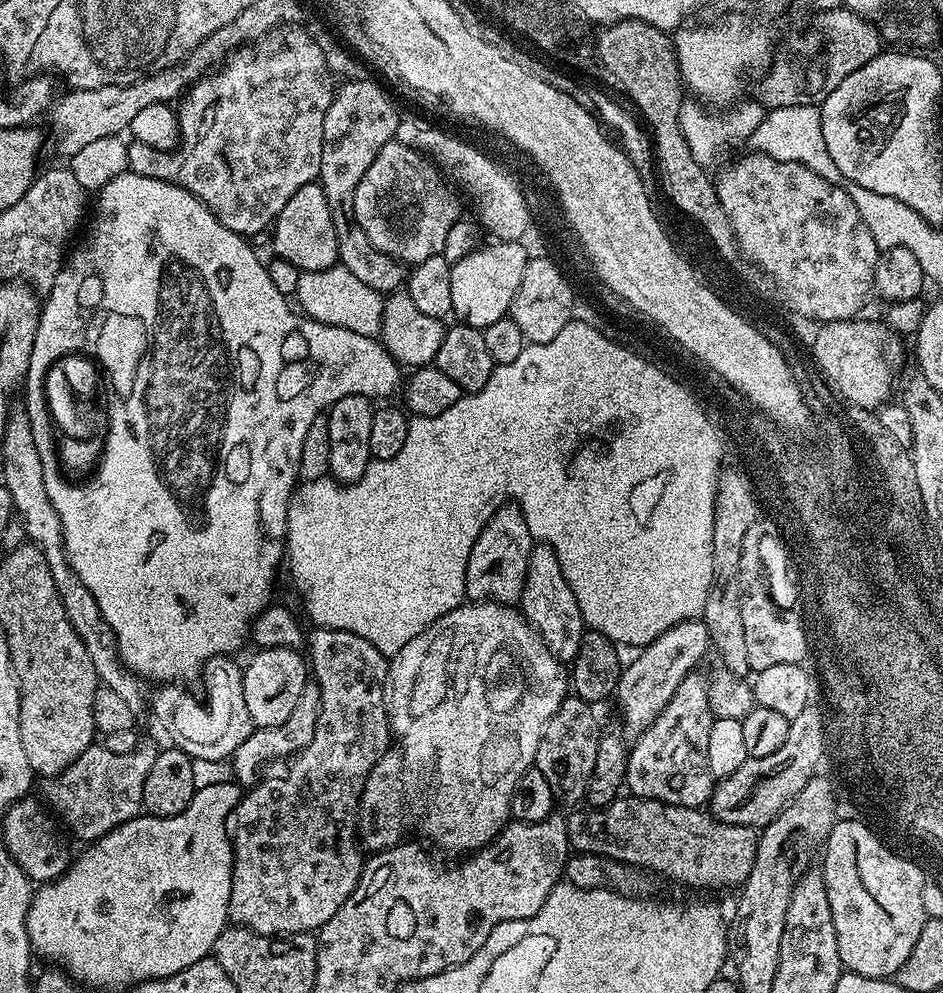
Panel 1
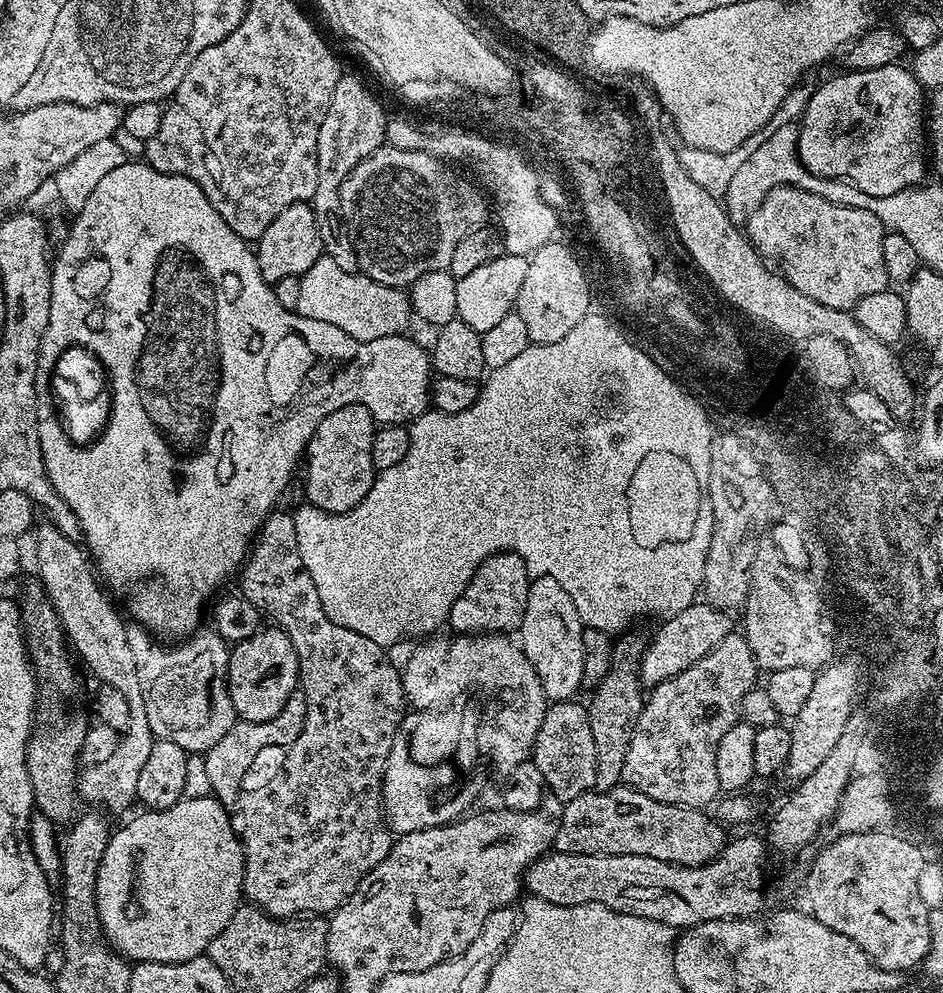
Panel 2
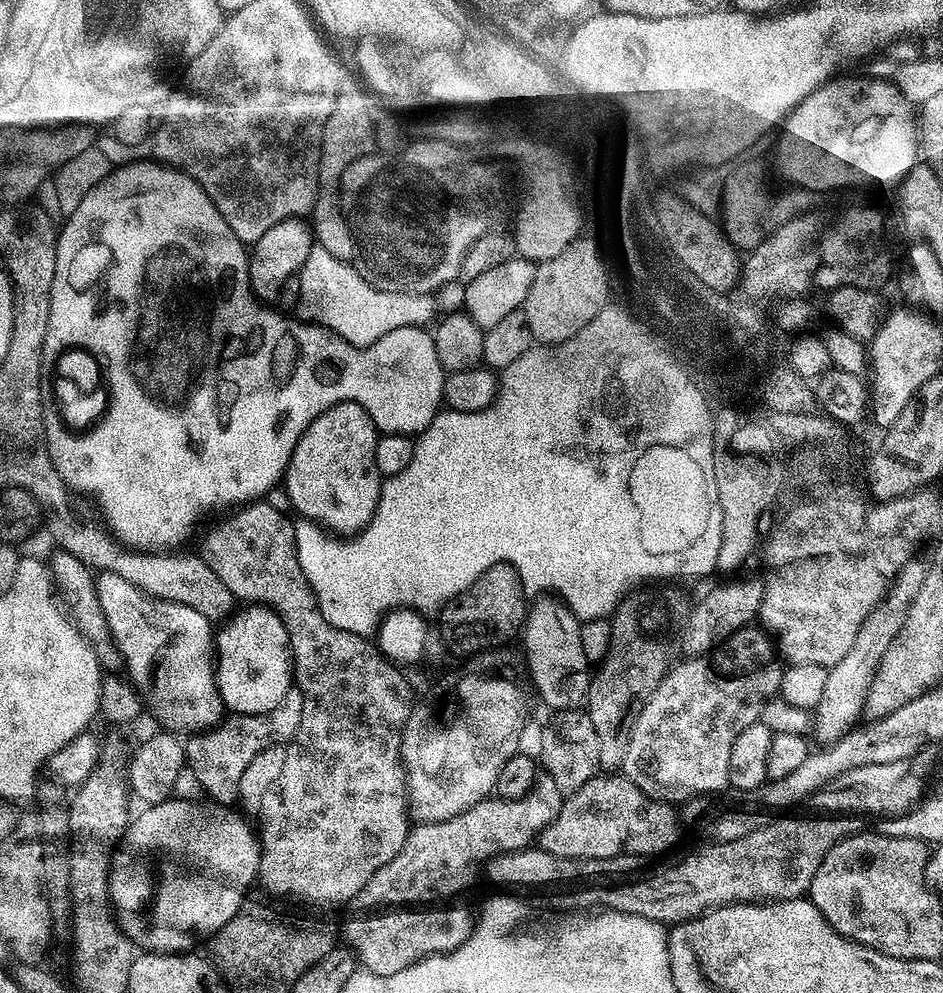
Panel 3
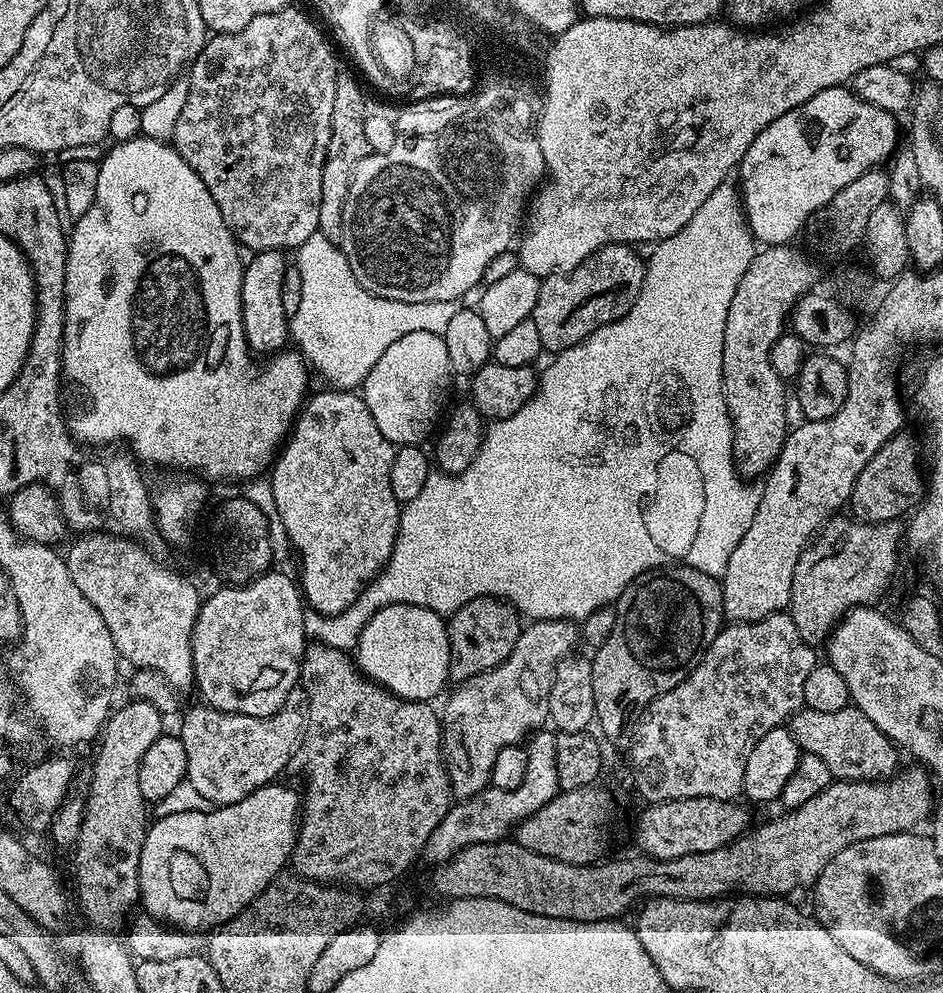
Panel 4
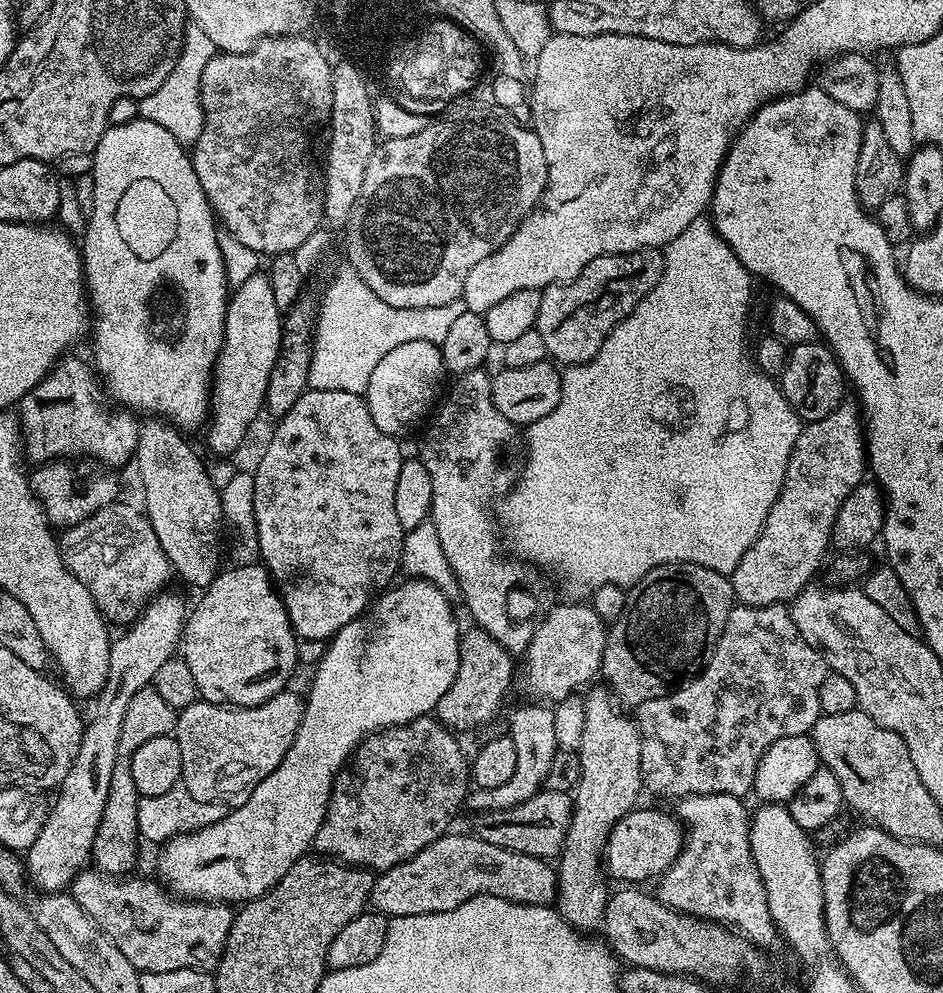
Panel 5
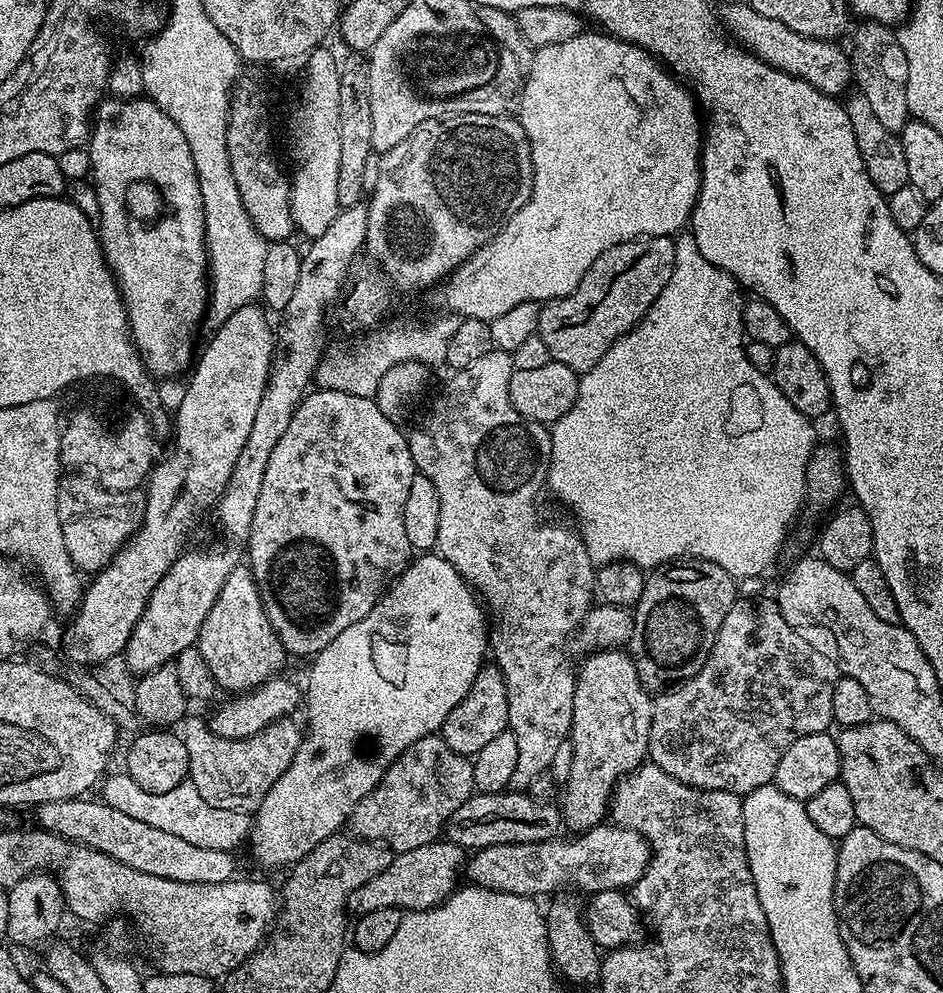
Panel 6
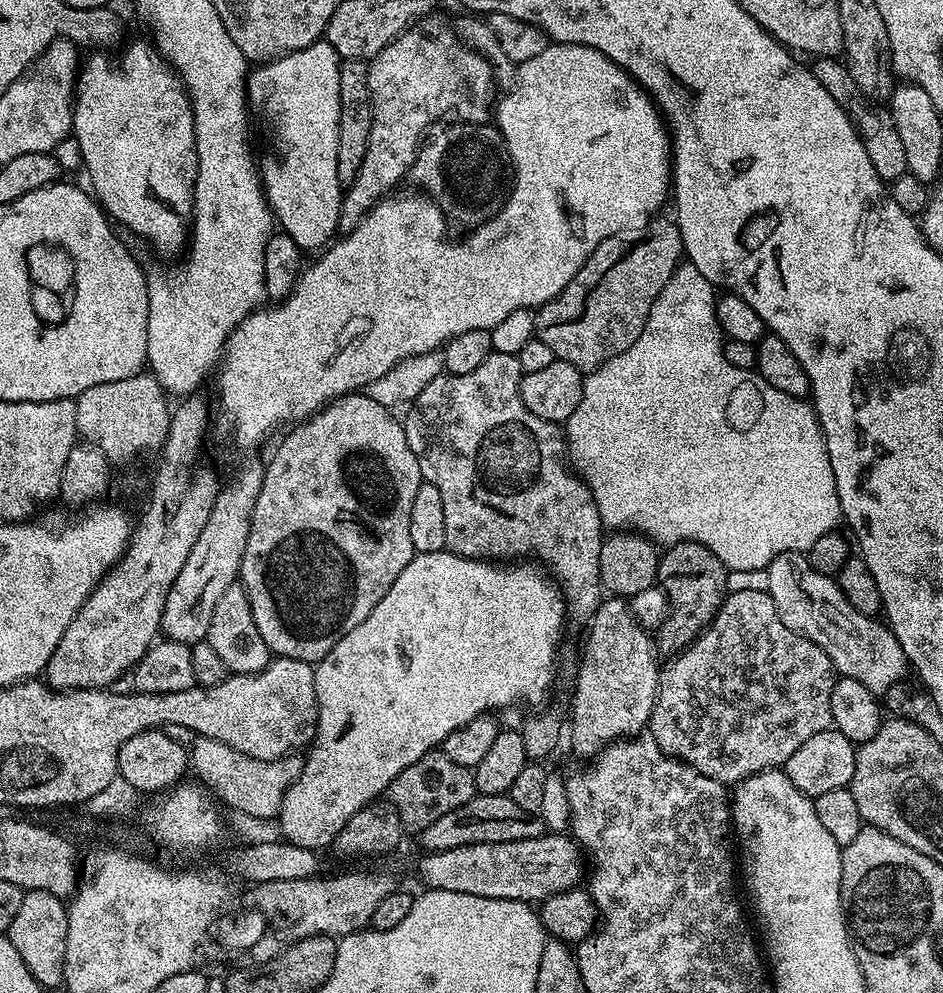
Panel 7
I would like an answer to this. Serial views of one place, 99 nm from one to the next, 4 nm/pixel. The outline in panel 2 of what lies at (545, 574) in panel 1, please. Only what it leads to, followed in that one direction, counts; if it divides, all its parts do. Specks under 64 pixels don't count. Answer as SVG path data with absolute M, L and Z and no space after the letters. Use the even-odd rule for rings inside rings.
M538 576L529 583L526 614L518 629L518 643L521 652L536 672L540 689L549 701L571 700L584 684L582 674L584 629L570 594L566 594L566 590L562 590L562 586L554 582L554 578Z

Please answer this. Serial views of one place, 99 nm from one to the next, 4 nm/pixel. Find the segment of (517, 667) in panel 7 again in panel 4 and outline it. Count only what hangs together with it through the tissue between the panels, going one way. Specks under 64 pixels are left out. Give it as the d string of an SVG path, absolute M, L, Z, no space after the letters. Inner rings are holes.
M388 604L382 610L375 612L367 622L364 623L364 629L360 631L360 637L356 639L354 649L354 659L357 668L376 684L382 685L388 692L393 692L396 696L401 696L404 700L422 700L425 702L435 701L435 696L444 688L444 683L449 683L450 669L452 666L452 647L448 637L448 625L445 617L439 616L437 612L431 612L428 608L414 606L413 604ZM281 782L263 784L258 790L254 790L246 798L242 798L236 804L226 804L213 807L211 812L187 812L186 814L170 814L153 819L147 825L145 842L141 850L140 860L140 899L143 911L171 927L181 929L185 932L200 932L215 929L217 926L225 924L227 920L233 920L254 897L263 892L277 876L285 871L286 865L292 858L292 847L296 844L296 833L298 831L298 821L302 815L302 796L299 791L287 788Z

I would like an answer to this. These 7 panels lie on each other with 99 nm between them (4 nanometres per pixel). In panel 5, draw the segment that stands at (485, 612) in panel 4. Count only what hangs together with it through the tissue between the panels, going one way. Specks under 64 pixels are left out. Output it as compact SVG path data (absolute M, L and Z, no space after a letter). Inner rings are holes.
M477 626L469 627L460 637L460 662L458 664L458 674L454 678L454 682L450 686L450 690L446 690L446 694L442 694L442 698L438 702L434 716L440 723L451 728L457 734L463 732L472 732L475 728L480 728L483 724L488 724L496 716L496 711L504 704L504 695L508 692L508 687L512 684L512 660L513 653L507 652L500 643L494 638L490 638L490 634L486 634L486 630L482 630Z

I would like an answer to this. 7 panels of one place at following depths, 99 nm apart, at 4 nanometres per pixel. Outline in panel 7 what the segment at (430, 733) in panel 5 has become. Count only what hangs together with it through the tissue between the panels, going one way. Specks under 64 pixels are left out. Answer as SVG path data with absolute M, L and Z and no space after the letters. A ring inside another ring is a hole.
M443 750L428 752L414 766L406 766L394 782L390 782L386 793L387 803L400 815L400 823L405 829L419 830L430 826L430 822L438 822L442 814L450 814L450 810L458 810L458 806L466 806L478 795L476 778L471 768L458 766L450 762Z

